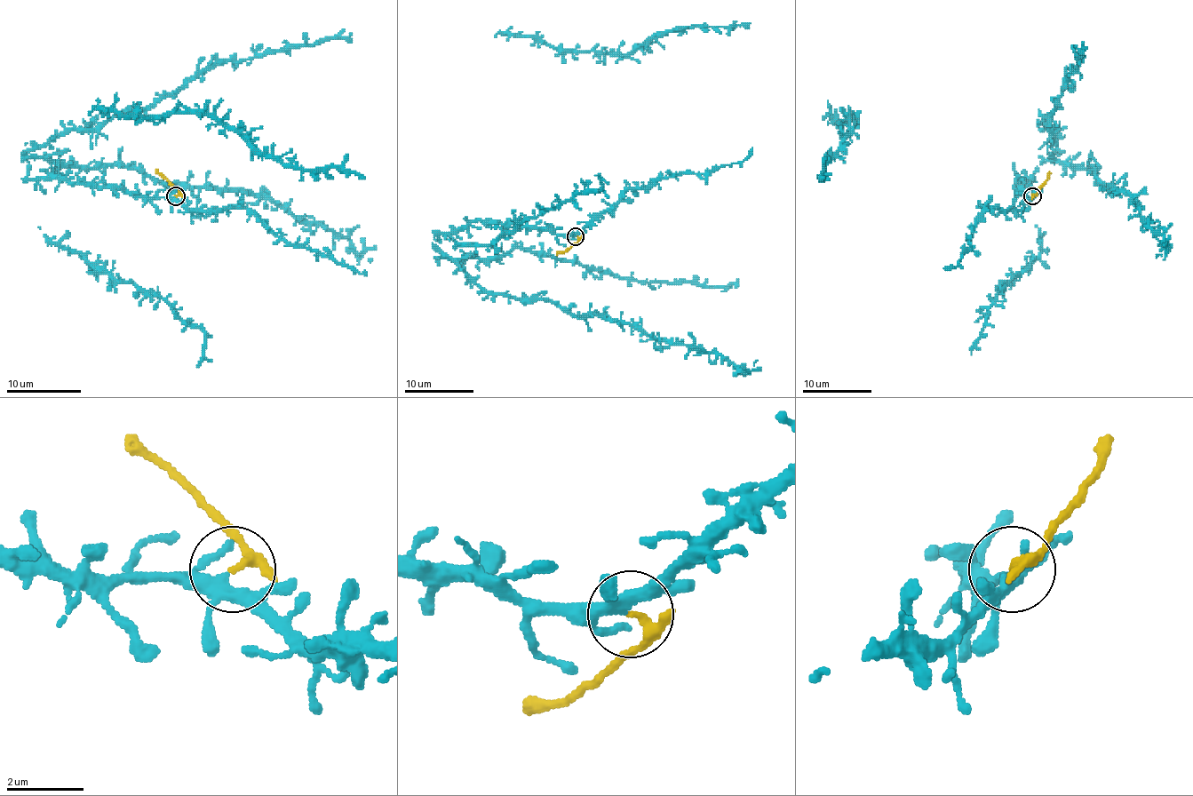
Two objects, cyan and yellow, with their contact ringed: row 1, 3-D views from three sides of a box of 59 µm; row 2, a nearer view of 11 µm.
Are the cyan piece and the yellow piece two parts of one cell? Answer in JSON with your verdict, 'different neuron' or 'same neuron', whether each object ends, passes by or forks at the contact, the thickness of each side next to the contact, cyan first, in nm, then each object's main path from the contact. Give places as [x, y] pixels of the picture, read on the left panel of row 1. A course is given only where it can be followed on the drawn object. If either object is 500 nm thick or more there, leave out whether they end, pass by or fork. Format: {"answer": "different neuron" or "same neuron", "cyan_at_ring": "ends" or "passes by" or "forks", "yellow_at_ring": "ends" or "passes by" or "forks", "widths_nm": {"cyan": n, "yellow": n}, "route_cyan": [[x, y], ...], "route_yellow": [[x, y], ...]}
{"answer": "different neuron", "cyan_at_ring": "forks", "yellow_at_ring": "passes by", "widths_nm": {"cyan": 280, "yellow": 200}, "route_cyan": [[174, 197], [28, 179], [25, 160], [137, 167], [162, 182], [247, 190], [299, 219], [333, 229], [372, 260]], "route_yellow": [[176, 195], [176, 190], [155, 169]]}

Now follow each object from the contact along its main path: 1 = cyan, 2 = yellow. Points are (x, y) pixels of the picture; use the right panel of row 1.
1: (1031, 197), (1016, 183), (1042, 163), (1095, 168), (1104, 183), (1139, 204), (1163, 237), (1166, 252), (1156, 256)
2: (1031, 195), (1038, 190), (1049, 171)

